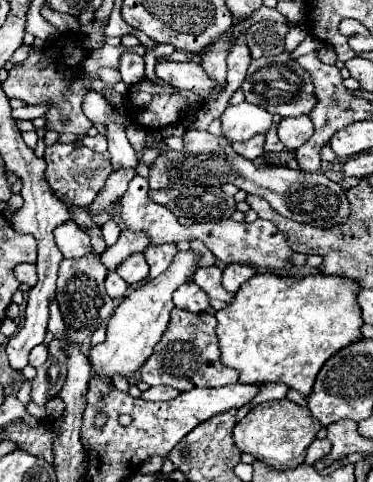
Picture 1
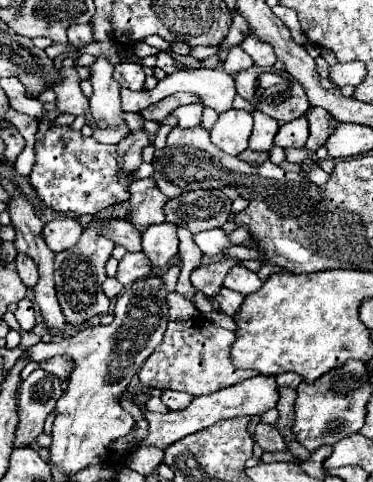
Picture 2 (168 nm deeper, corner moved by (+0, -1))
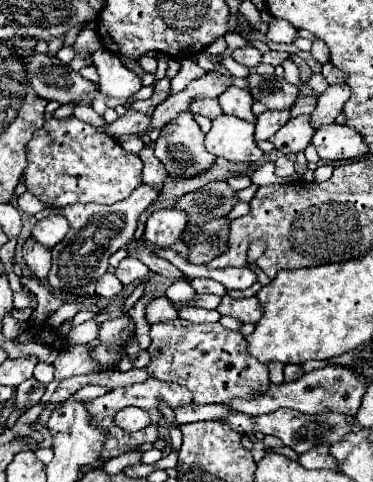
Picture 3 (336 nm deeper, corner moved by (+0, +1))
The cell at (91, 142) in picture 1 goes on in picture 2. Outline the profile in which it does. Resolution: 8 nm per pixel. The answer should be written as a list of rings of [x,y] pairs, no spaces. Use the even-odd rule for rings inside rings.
[[[91,124],[91,126],[93,126],[93,138],[97,142],[103,142],[103,144],[119,144],[123,140],[123,136],[125,136],[121,128],[105,128],[105,130],[101,130],[95,124]]]

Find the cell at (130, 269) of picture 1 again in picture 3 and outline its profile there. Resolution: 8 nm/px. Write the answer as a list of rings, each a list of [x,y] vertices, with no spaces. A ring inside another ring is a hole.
[[[127,256],[127,258],[121,260],[121,264],[117,266],[115,276],[123,282],[123,286],[129,286],[129,284],[133,284],[135,280],[143,280],[143,278],[147,276],[147,272],[149,272],[149,268],[147,268],[143,262],[139,262],[137,258]]]

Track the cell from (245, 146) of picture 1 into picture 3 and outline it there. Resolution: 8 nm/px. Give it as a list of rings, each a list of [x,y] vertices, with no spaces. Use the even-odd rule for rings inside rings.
[[[265,110],[263,114],[257,116],[255,122],[255,142],[269,140],[281,126],[285,126],[289,120],[289,110]]]

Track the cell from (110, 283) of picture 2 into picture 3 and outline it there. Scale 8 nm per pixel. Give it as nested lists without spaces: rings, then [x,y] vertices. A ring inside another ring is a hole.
[[[107,272],[107,274],[97,282],[97,294],[103,296],[103,298],[113,298],[113,296],[117,296],[117,294],[121,292],[121,288],[123,288],[123,284],[121,284],[121,282],[117,280],[117,276],[111,274],[111,272]]]

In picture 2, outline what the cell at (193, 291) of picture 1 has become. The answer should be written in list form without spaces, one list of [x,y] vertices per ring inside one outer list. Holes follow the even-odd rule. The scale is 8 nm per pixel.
[[[177,292],[167,294],[167,306],[169,306],[169,320],[191,320],[199,316],[199,310],[195,308],[195,304],[185,300]]]

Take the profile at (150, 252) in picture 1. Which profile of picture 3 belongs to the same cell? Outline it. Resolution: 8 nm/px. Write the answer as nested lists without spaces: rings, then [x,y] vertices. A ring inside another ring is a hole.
[[[175,208],[159,210],[149,216],[143,238],[159,248],[171,248],[181,240],[185,226],[187,226],[187,216],[181,210]]]

